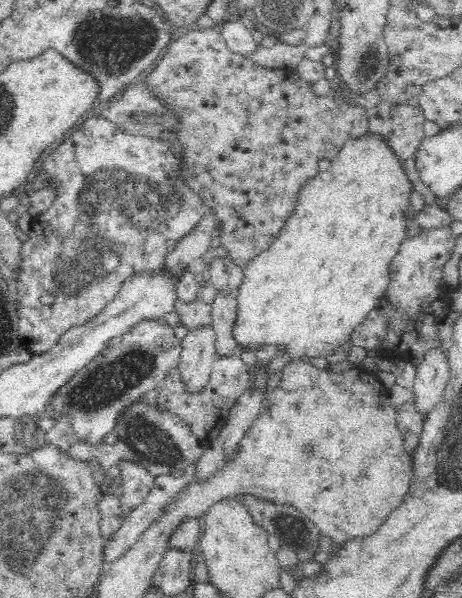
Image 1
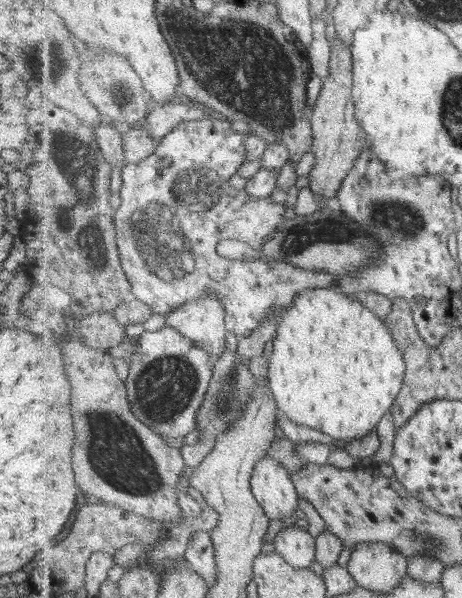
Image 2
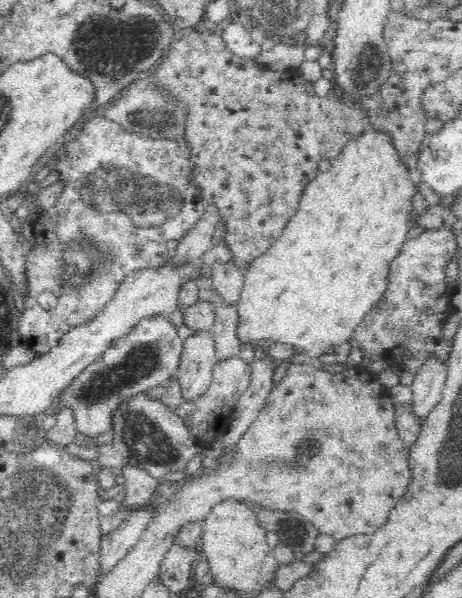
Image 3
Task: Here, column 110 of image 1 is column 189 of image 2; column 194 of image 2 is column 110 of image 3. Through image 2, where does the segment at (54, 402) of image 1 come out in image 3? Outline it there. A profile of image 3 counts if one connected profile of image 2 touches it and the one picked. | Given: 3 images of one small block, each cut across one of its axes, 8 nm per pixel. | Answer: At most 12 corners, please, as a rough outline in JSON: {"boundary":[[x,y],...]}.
{"boundary":[[168,316],[143,319],[58,393],[90,440],[176,373]]}

